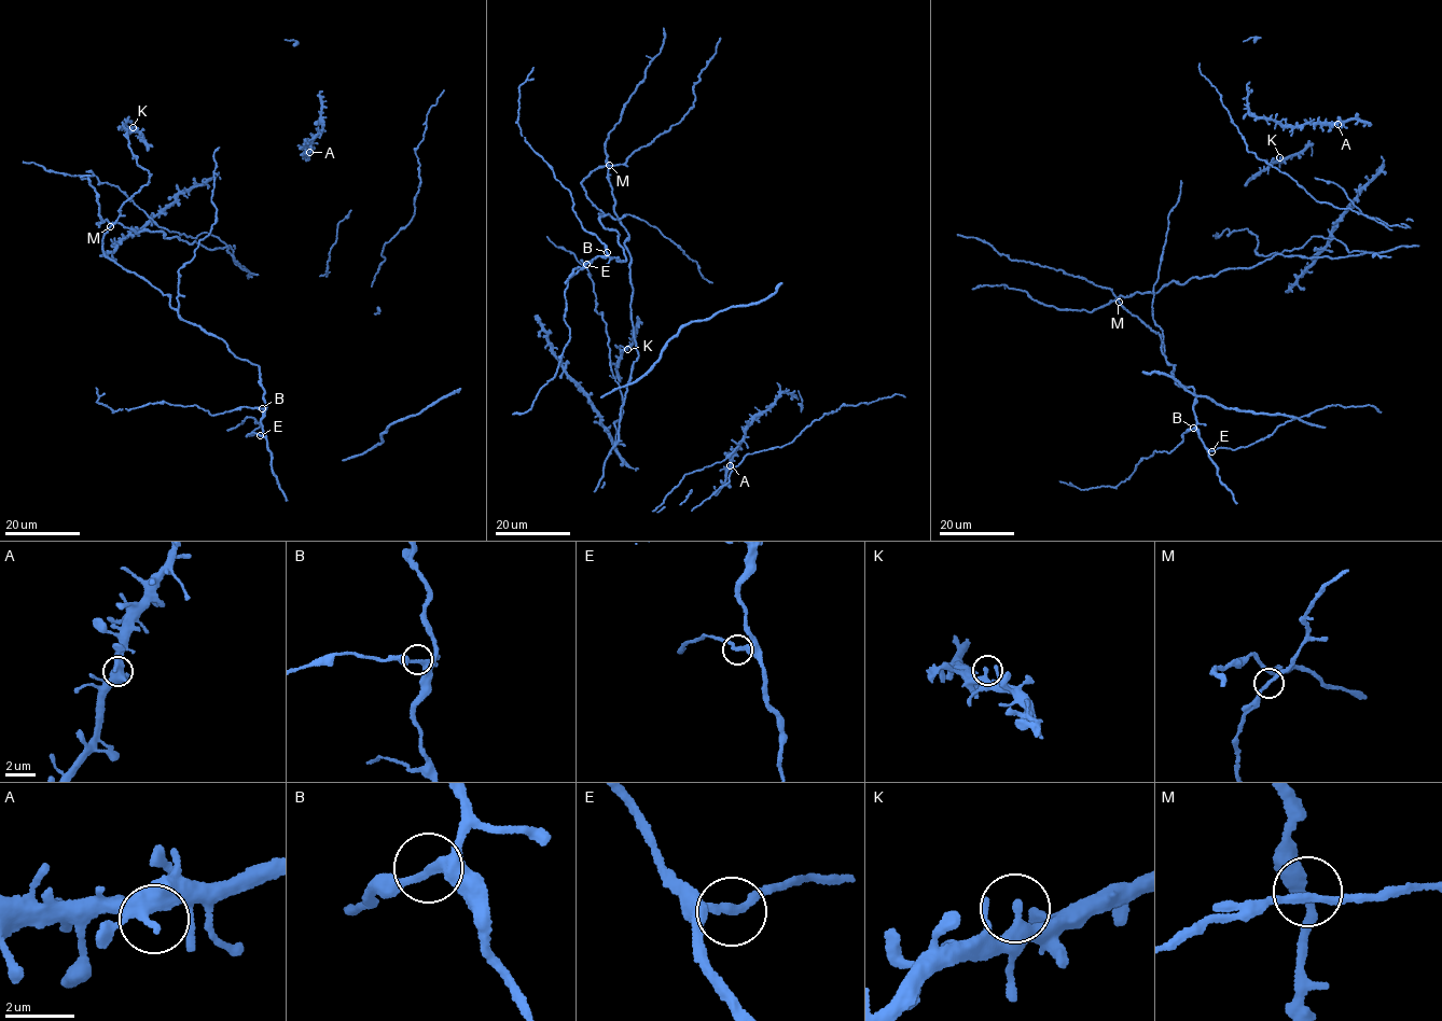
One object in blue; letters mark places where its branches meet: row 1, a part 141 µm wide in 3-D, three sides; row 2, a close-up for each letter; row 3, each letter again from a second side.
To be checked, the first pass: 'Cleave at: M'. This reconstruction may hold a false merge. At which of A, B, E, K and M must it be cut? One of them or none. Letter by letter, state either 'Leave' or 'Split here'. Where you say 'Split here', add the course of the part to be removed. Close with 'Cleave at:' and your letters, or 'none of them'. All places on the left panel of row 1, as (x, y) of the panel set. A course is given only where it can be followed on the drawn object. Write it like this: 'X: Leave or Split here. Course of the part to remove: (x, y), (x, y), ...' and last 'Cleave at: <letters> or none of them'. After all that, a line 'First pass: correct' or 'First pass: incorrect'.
A: Leave
B: Leave
E: Leave
K: Leave
M: Leave
Cleave at: none of them
First pass: incorrect

